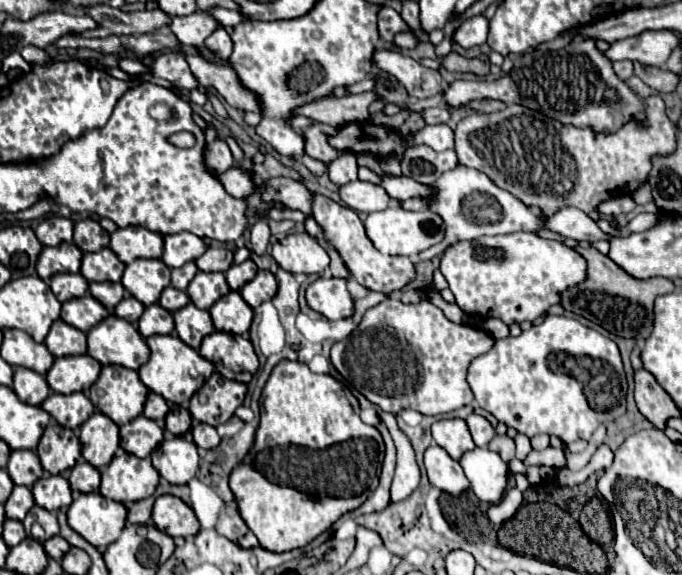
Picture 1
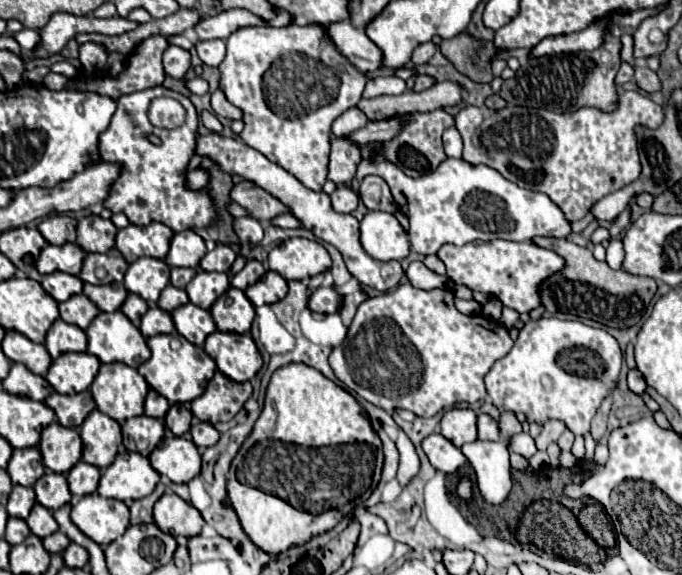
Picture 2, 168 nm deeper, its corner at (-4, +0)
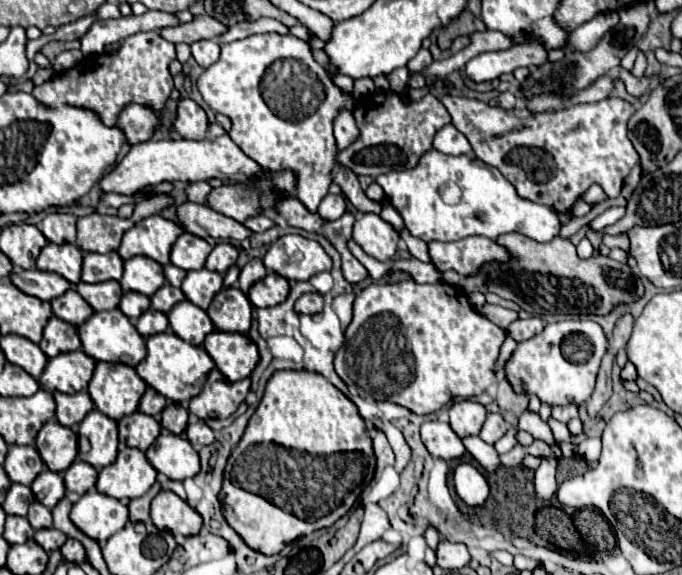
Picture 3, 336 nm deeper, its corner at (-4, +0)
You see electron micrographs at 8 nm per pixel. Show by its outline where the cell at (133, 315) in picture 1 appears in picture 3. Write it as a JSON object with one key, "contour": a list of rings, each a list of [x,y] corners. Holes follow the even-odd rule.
{"contour":[[[129,291],[129,293],[123,293],[121,303],[119,303],[119,309],[129,317],[131,323],[135,323],[139,319],[139,315],[149,309],[149,305],[151,305],[151,301],[149,301],[147,295]]]}

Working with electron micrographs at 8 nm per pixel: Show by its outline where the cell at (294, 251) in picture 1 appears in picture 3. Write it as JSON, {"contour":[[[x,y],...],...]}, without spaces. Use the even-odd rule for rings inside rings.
{"contour":[[[301,235],[279,237],[265,253],[263,263],[289,281],[309,281],[315,273],[331,269],[331,259],[323,247]]]}

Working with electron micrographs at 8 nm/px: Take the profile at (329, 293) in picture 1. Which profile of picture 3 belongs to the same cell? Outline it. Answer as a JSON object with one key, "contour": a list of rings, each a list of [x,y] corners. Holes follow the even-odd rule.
{"contour":[[[305,293],[295,301],[295,311],[297,313],[305,313],[305,315],[313,315],[319,313],[323,309],[323,295],[319,293]]]}

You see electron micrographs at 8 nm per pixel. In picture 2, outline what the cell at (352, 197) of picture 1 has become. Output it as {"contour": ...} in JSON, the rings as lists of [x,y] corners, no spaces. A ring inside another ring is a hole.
{"contour":[[[341,185],[341,187],[337,187],[331,193],[331,203],[333,203],[333,209],[335,211],[339,211],[339,213],[351,213],[359,205],[359,195],[351,187]]]}

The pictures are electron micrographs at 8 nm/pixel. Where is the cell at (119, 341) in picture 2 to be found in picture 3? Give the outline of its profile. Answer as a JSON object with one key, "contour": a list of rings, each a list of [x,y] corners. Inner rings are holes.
{"contour":[[[121,309],[111,311],[99,311],[93,313],[81,327],[79,327],[79,339],[83,345],[83,351],[93,357],[95,361],[107,361],[107,363],[125,363],[129,367],[137,367],[145,355],[145,339],[137,333],[137,329],[129,323],[129,319],[121,313]]]}

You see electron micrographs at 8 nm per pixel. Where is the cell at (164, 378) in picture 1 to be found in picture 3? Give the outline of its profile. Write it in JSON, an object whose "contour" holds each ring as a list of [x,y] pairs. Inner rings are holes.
{"contour":[[[171,331],[157,333],[157,335],[149,337],[145,341],[145,345],[147,345],[147,357],[135,367],[135,371],[149,387],[157,389],[163,397],[167,397],[175,403],[189,401],[197,393],[201,393],[209,371],[215,367],[213,359],[207,355],[207,351],[203,347],[189,345],[187,341],[181,341]]]}

